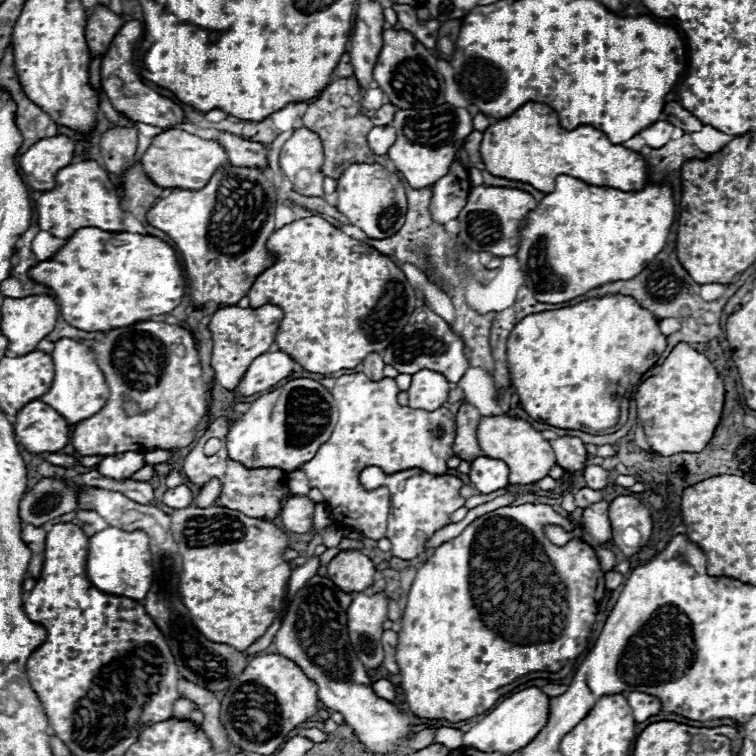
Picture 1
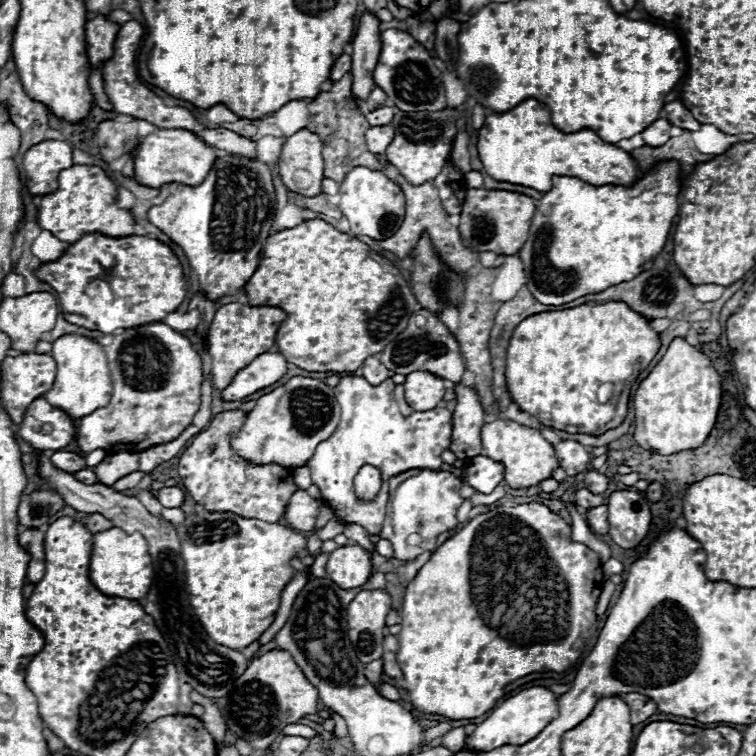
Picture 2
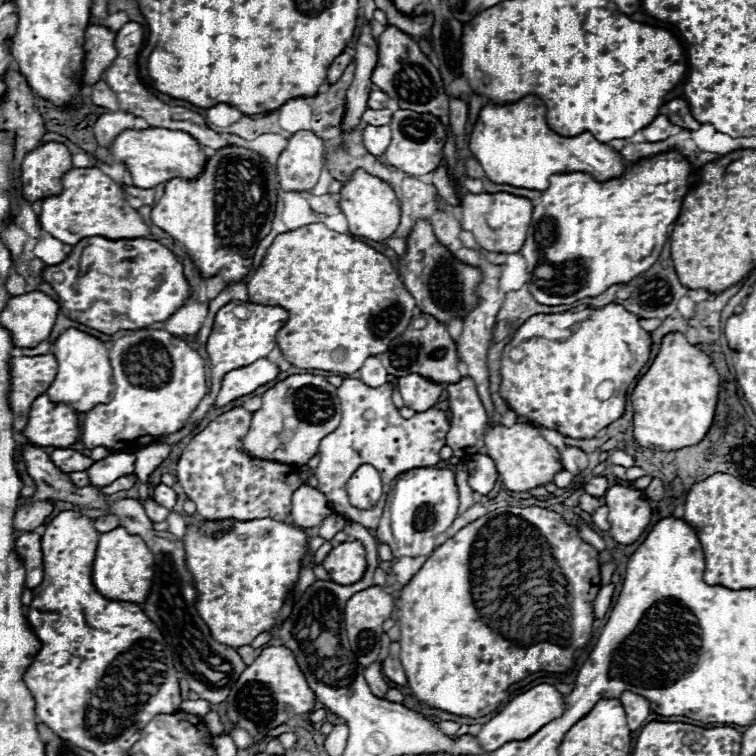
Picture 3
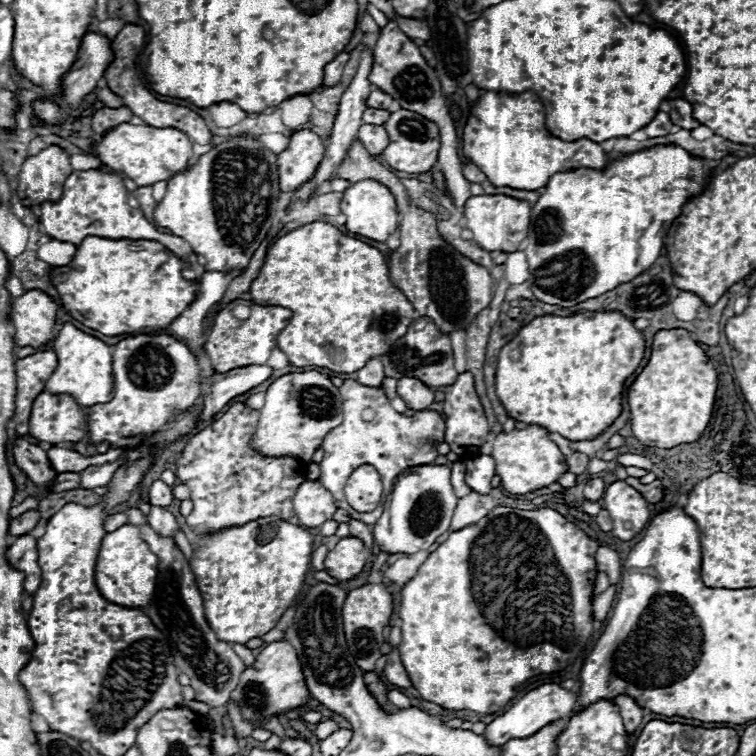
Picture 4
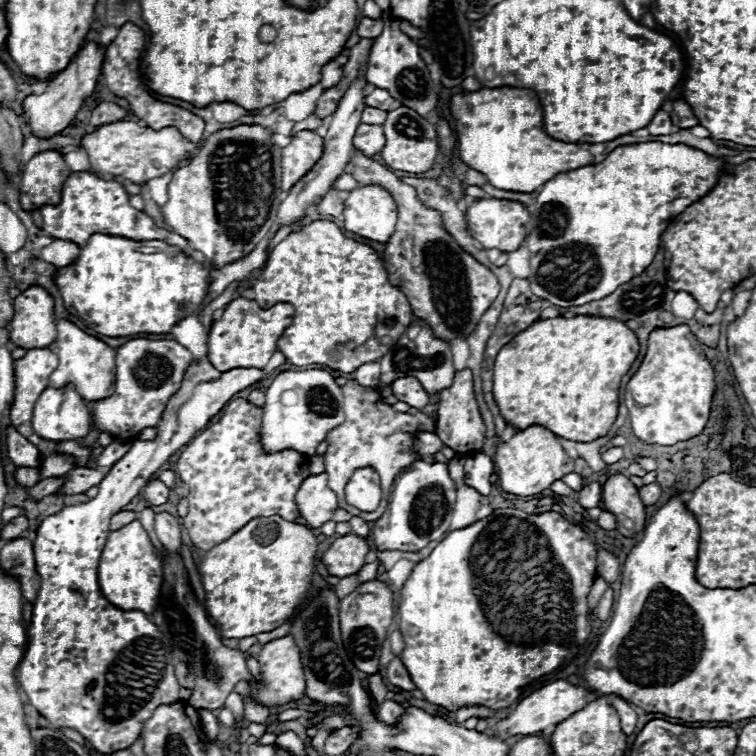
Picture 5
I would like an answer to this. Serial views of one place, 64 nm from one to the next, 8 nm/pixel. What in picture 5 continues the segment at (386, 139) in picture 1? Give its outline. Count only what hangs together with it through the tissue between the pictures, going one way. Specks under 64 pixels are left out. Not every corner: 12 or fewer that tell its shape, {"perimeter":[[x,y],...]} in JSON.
{"perimeter":[[360,124],[354,148],[366,156],[378,154],[386,144],[382,126]]}

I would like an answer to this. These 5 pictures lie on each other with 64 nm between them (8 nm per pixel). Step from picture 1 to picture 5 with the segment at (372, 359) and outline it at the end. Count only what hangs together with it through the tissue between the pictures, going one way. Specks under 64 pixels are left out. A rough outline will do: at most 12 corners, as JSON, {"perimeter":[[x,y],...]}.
{"perimeter":[[378,362],[356,368],[354,380],[374,388],[380,382]]}

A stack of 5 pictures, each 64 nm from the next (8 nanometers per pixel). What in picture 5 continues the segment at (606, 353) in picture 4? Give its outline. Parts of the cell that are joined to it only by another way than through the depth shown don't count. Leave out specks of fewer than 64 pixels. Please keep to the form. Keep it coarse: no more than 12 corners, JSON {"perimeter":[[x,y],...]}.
{"perimeter":[[616,318],[536,320],[498,352],[520,430],[612,428],[638,336]]}

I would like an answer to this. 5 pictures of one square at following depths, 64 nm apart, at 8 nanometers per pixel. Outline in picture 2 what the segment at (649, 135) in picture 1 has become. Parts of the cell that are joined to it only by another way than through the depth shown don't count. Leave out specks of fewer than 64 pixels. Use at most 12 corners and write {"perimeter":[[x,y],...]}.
{"perimeter":[[664,118],[652,122],[642,138],[648,146],[670,140],[672,124]]}

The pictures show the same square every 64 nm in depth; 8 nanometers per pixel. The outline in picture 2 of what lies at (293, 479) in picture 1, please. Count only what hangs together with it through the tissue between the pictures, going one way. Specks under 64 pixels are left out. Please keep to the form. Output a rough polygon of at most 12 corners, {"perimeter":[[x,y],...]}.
{"perimeter":[[306,466],[292,472],[294,484],[308,490],[312,484],[310,470]]}

